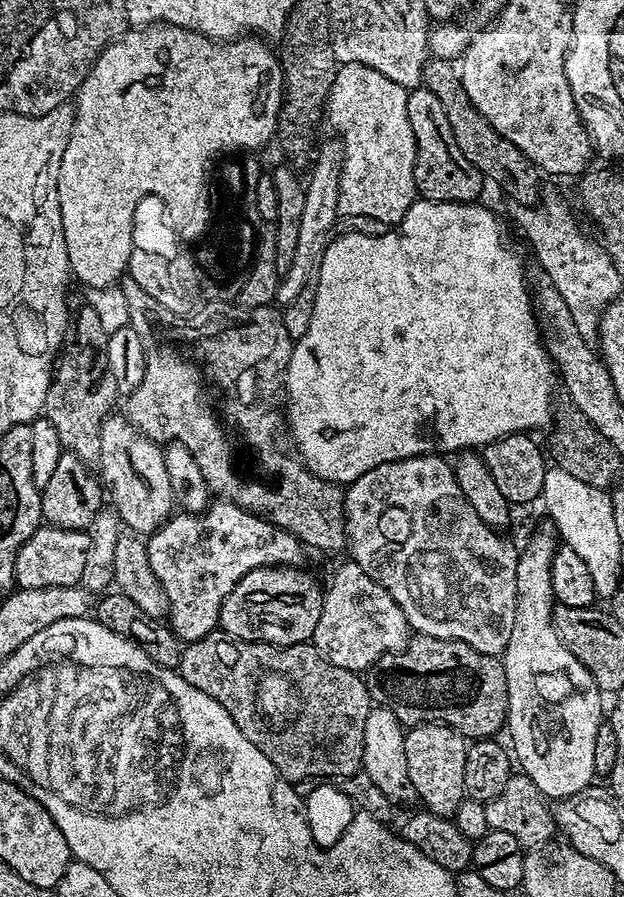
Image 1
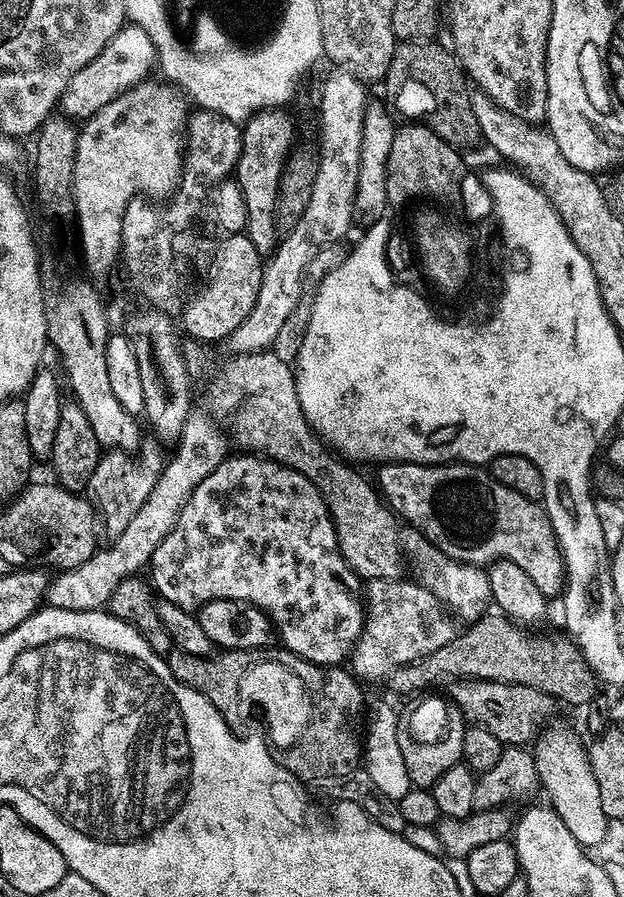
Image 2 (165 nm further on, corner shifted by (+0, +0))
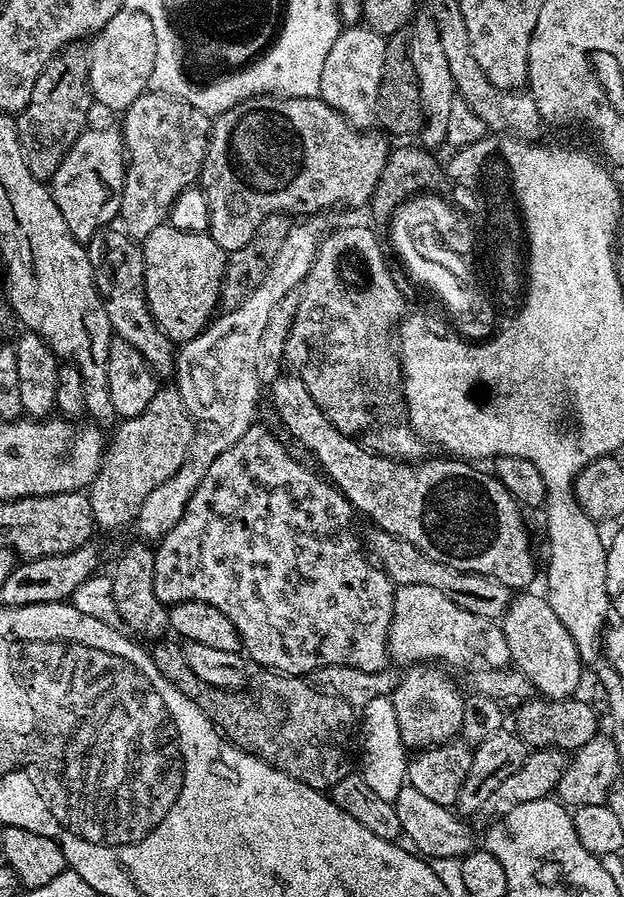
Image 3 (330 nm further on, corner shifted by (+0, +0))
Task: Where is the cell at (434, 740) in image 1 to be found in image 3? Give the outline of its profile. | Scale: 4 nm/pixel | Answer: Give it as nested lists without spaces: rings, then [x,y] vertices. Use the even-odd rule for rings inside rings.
[[[417,662],[407,669],[408,673],[405,671],[401,675],[398,686],[392,692],[390,699],[398,720],[398,731],[408,750],[437,748],[460,736],[464,696],[443,670],[432,662]]]

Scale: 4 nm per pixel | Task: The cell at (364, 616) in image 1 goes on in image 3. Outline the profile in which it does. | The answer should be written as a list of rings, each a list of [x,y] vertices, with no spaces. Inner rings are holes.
[[[402,585],[395,589],[388,650],[393,661],[405,660],[408,666],[417,662],[443,662],[503,670],[509,667],[512,658],[503,627],[497,621],[462,609],[446,594],[426,585]]]

